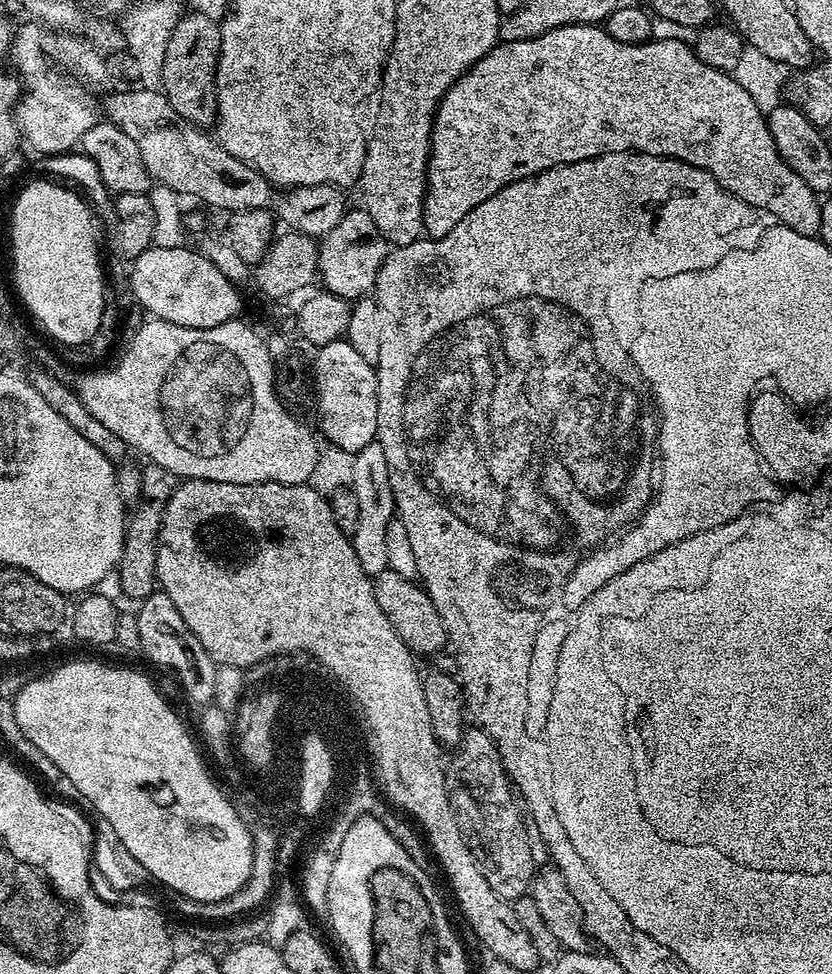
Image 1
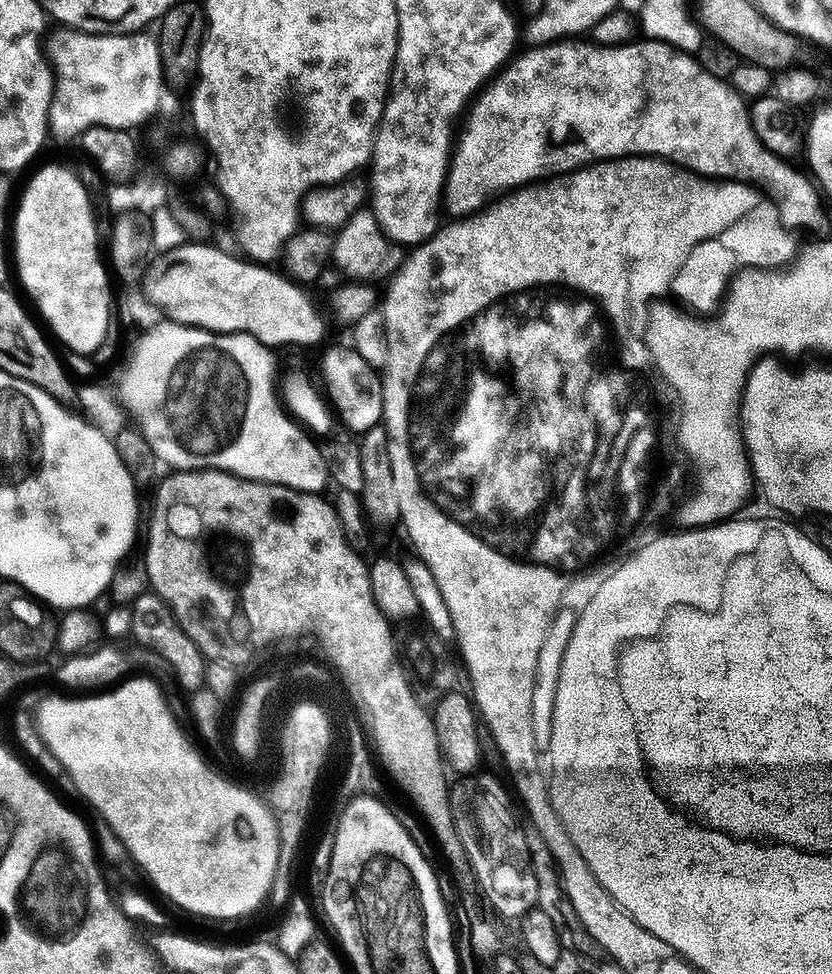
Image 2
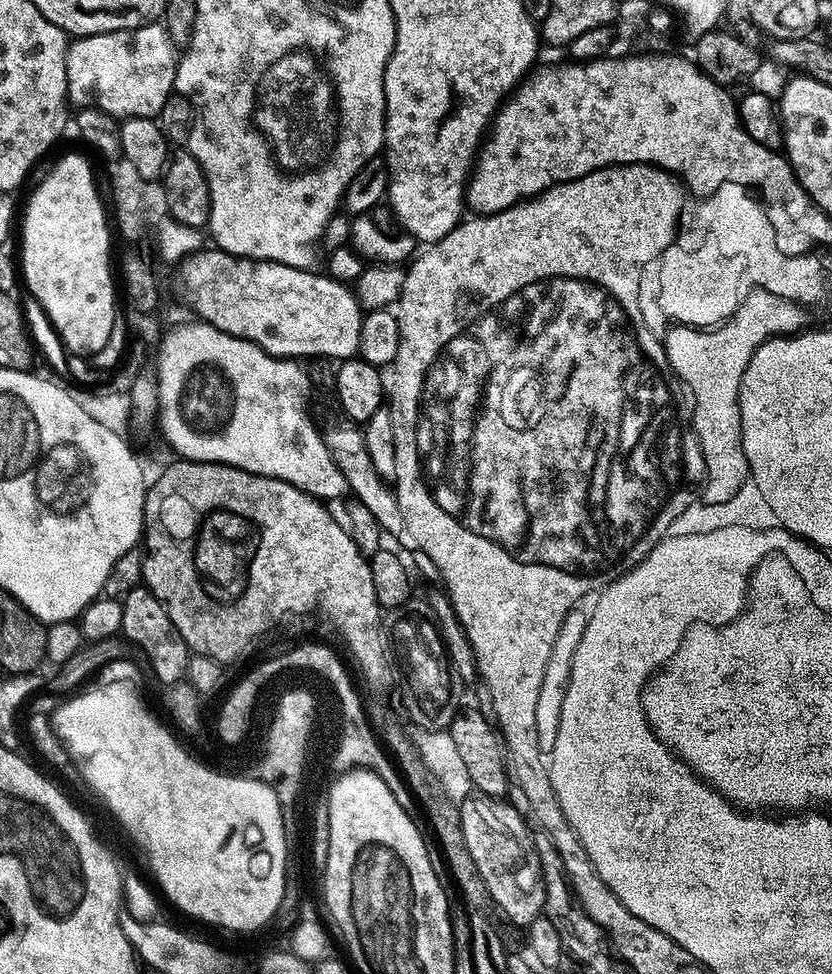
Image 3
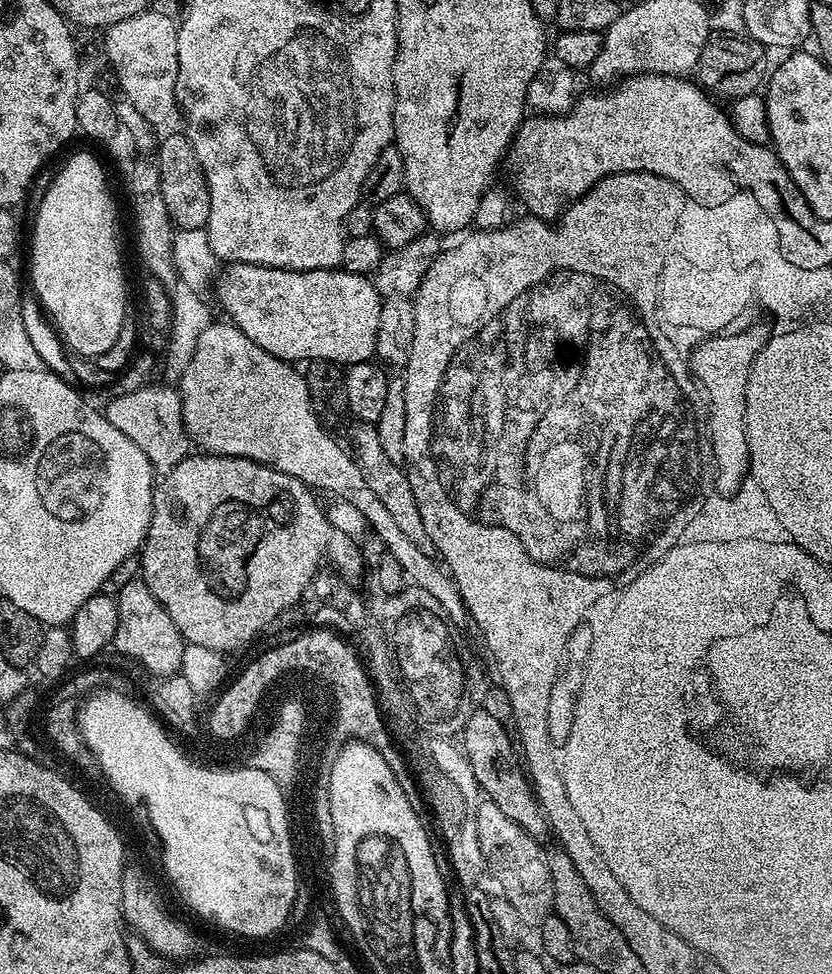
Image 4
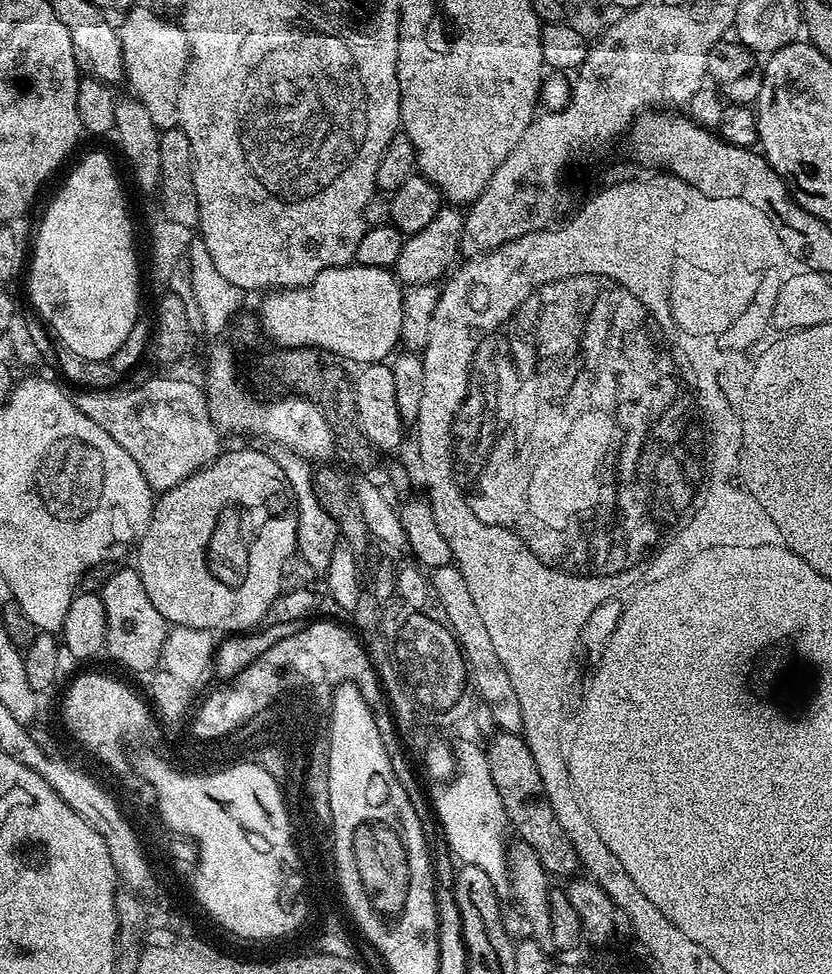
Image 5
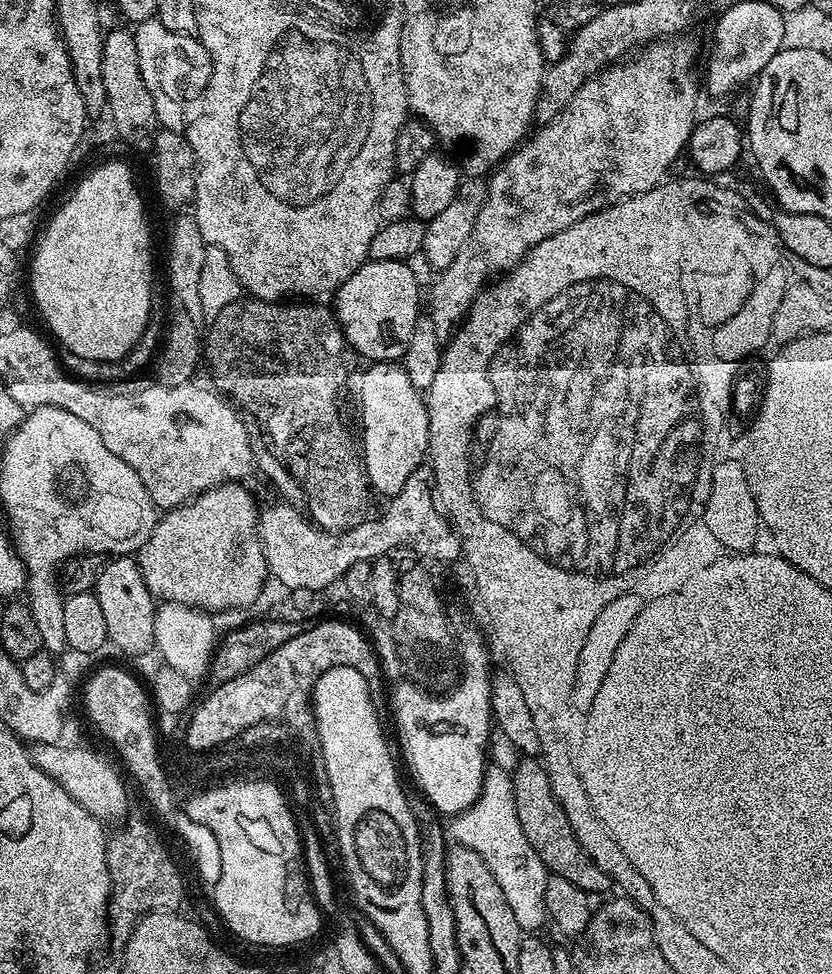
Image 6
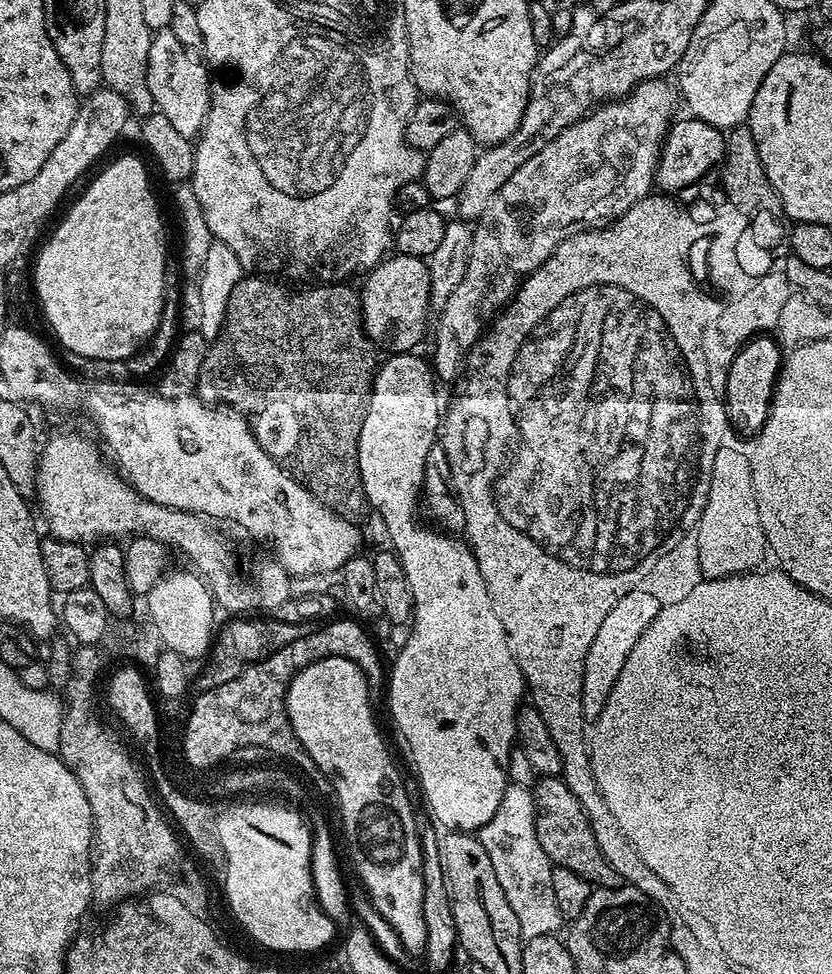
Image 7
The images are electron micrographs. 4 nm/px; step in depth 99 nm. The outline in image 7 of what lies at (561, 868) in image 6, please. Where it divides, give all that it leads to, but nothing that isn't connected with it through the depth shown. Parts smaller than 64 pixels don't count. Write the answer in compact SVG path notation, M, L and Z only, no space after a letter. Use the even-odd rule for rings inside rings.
M540 776L532 788L532 797L536 803L536 829L538 842L542 850L552 860L557 868L574 870L578 878L586 878L586 882L593 888L619 888L622 881L620 875L610 866L602 850L598 848L598 841L594 838L594 830L590 830L590 822L574 794L566 786L566 782L559 776Z

